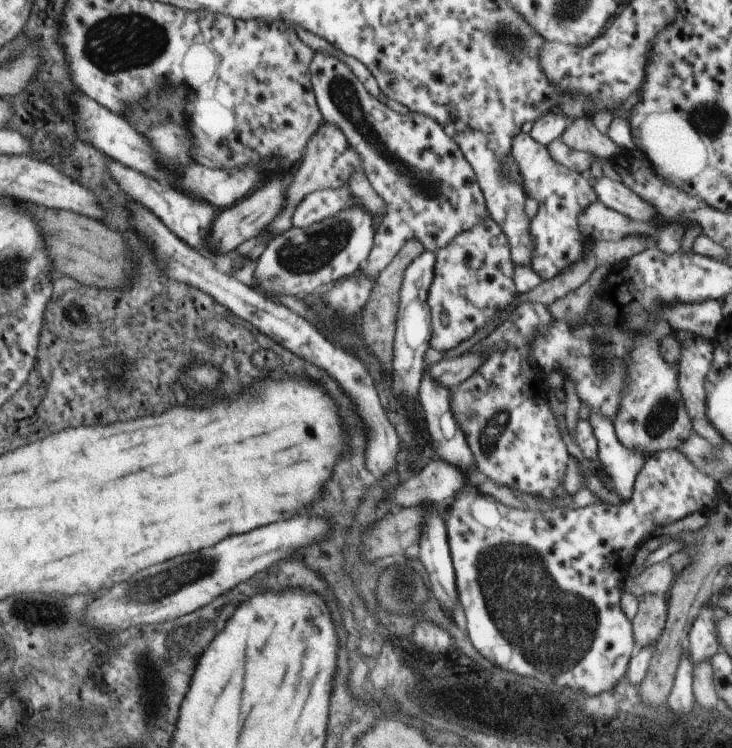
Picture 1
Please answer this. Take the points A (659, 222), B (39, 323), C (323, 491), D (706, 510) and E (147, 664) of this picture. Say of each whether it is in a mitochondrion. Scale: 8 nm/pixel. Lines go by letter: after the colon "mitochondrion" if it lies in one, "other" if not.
A: other
B: other
C: other
D: other
E: mitochondrion

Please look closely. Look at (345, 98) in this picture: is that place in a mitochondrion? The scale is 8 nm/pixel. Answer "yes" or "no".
yes

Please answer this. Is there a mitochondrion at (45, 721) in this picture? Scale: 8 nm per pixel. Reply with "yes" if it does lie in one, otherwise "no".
no

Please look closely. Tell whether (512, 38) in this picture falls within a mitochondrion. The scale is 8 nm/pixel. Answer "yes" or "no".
yes

